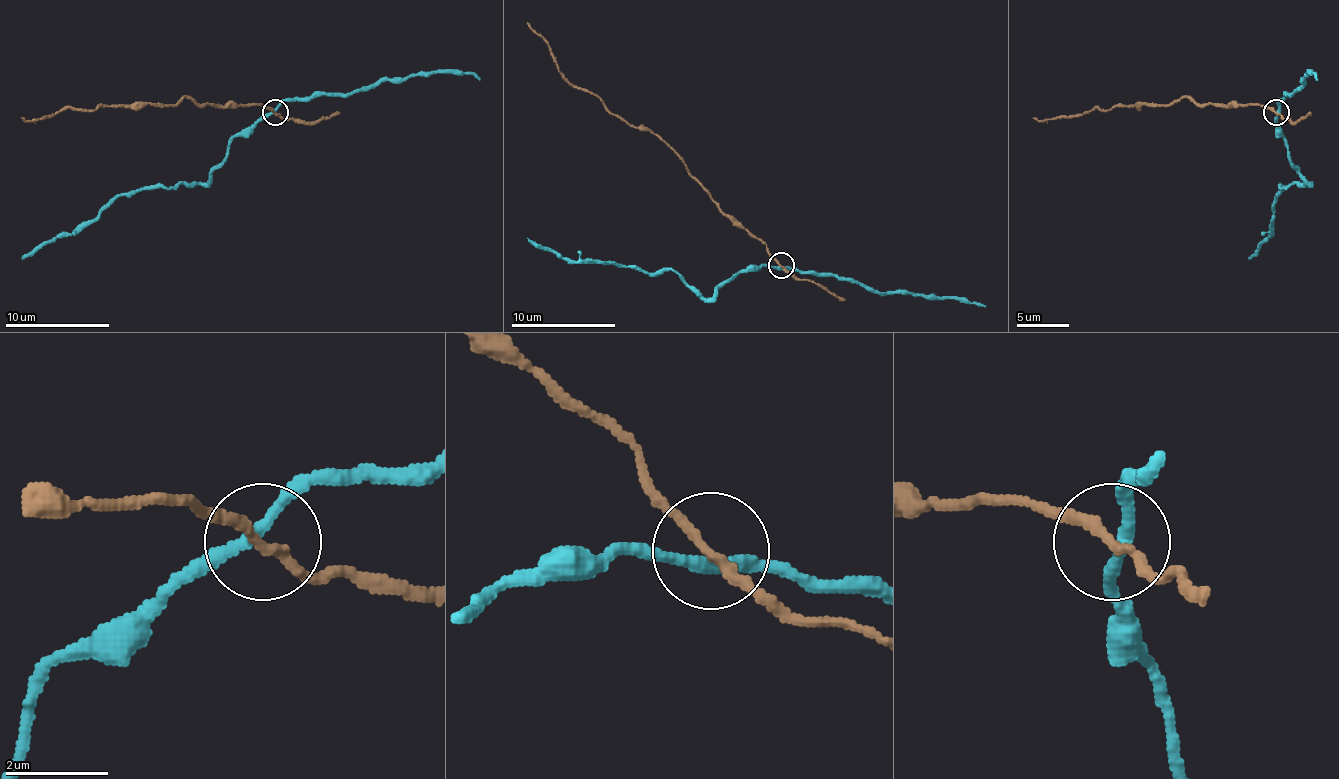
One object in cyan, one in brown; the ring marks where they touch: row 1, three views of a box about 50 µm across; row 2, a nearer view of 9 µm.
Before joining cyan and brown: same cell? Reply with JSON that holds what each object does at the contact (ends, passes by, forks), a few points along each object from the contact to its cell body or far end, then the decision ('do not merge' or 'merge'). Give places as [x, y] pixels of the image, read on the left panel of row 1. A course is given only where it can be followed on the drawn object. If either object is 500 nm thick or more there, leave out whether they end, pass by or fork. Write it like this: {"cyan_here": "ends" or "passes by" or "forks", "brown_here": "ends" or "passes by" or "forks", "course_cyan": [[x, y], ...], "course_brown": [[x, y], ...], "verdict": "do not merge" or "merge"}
{"cyan_here": "passes by", "brown_here": "passes by", "course_cyan": [[273, 113], [260, 116], [242, 129], [206, 183], [117, 194], [91, 220], [37, 246], [21, 259]], "course_brown": [[276, 113], [263, 105], [195, 105], [182, 98], [174, 105], [99, 105], [21, 118]], "verdict": "merge"}

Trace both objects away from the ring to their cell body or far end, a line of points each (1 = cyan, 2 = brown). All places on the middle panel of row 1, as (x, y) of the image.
1: (779, 267), (748, 267), (729, 278), (711, 298), (701, 298), (672, 270), (644, 272), (576, 262), (527, 239)
2: (781, 265), (719, 207), (662, 140), (625, 124), (597, 96), (576, 88), (558, 70), (550, 46), (527, 23)

